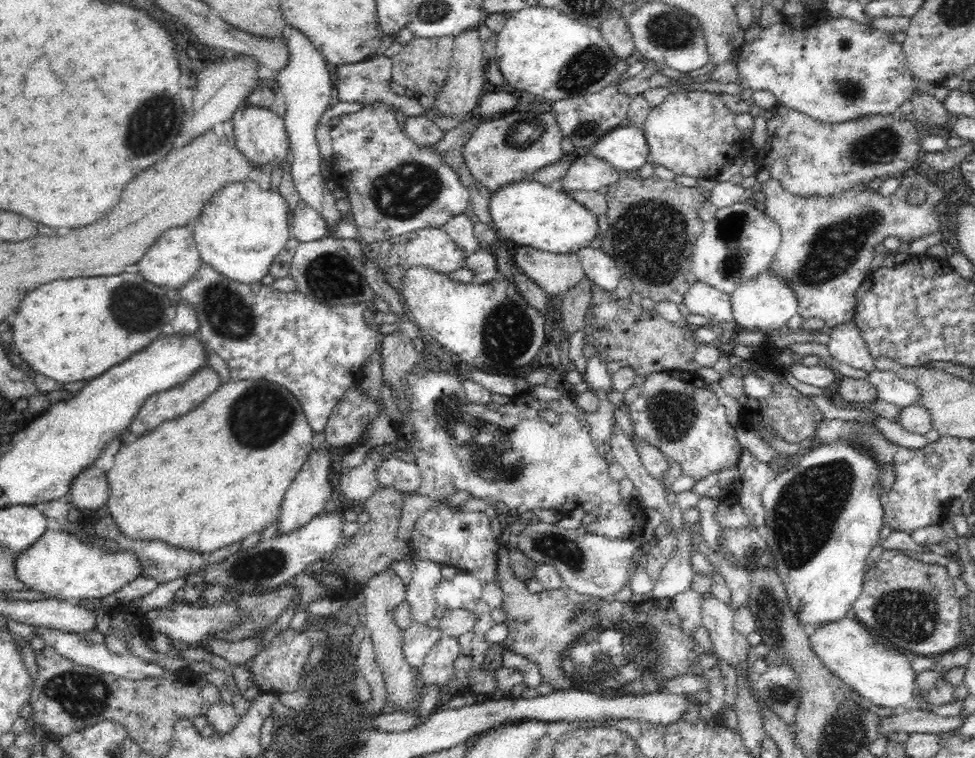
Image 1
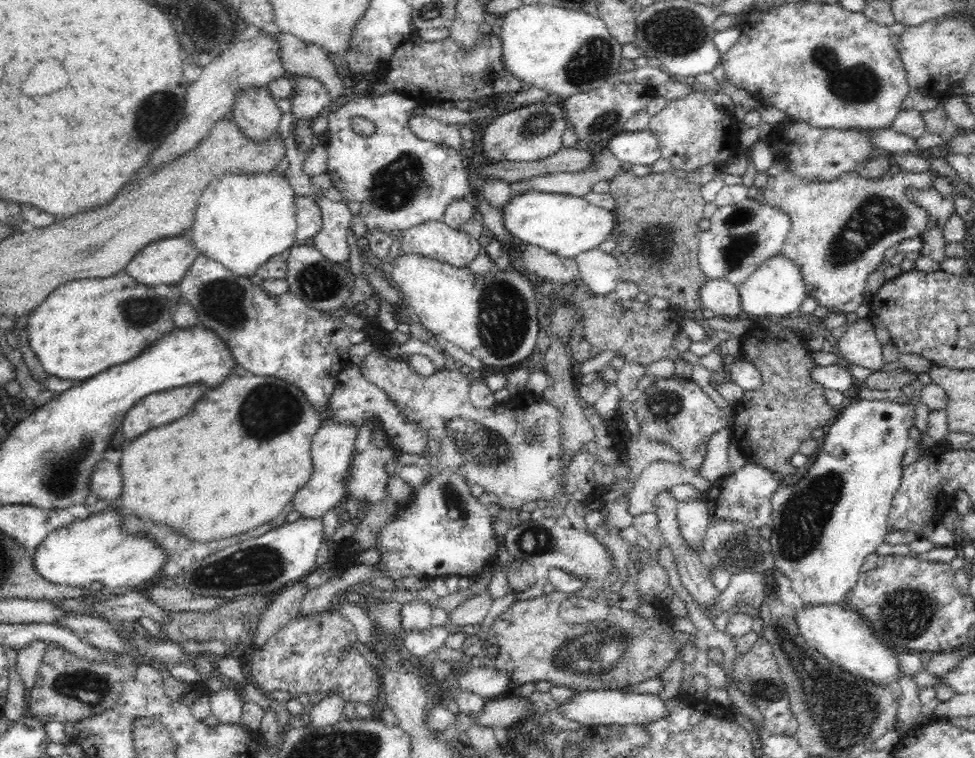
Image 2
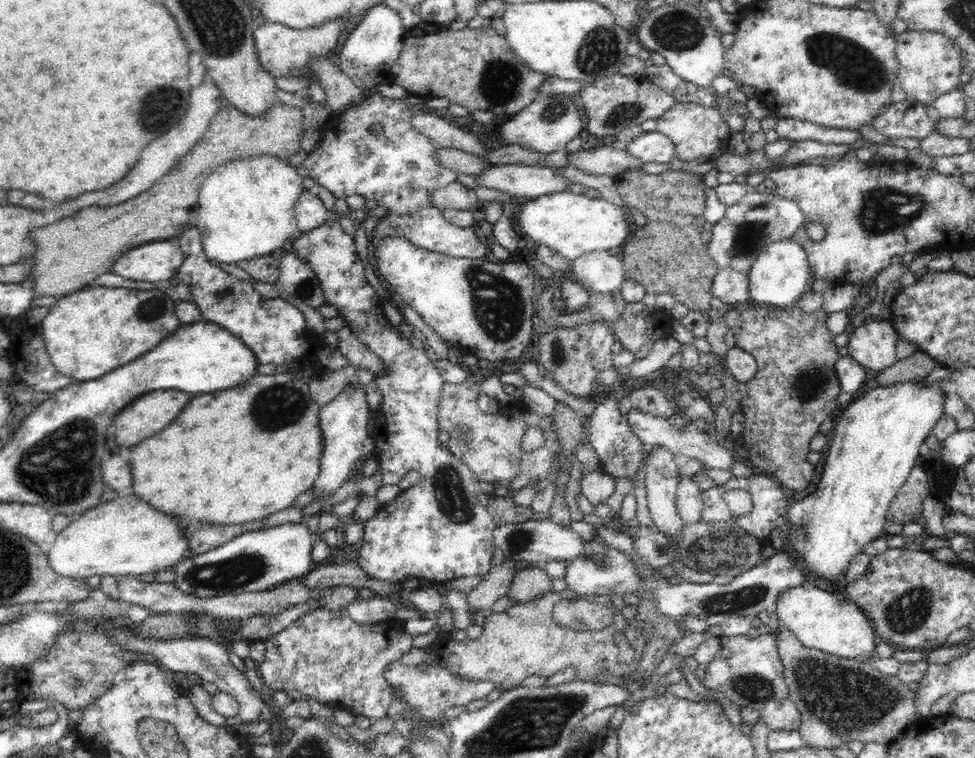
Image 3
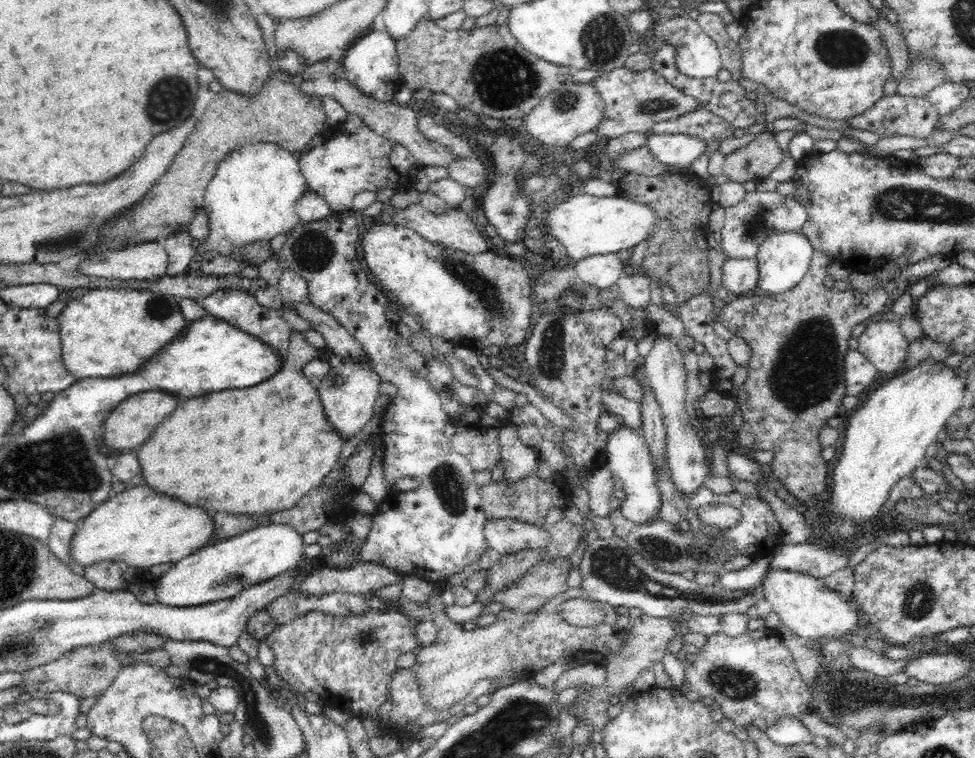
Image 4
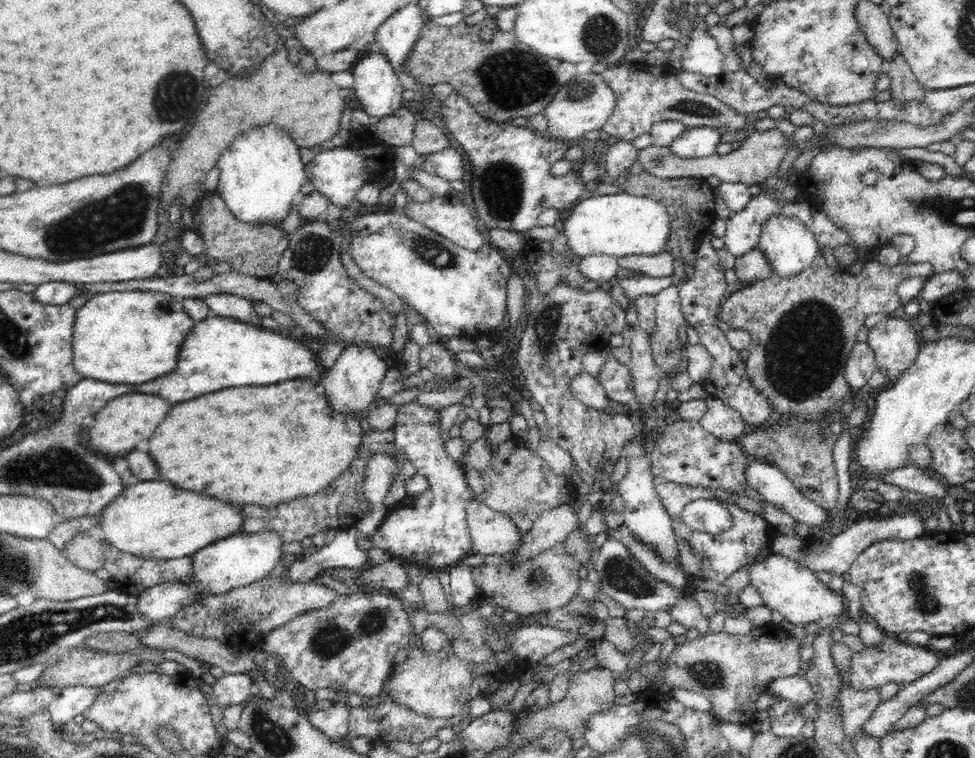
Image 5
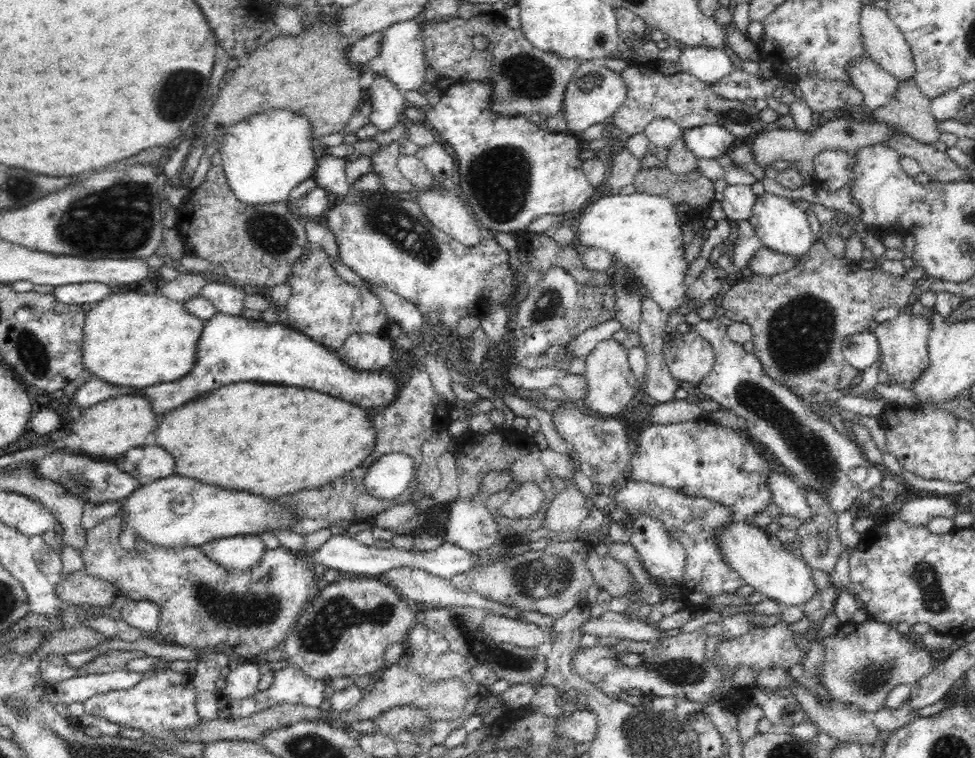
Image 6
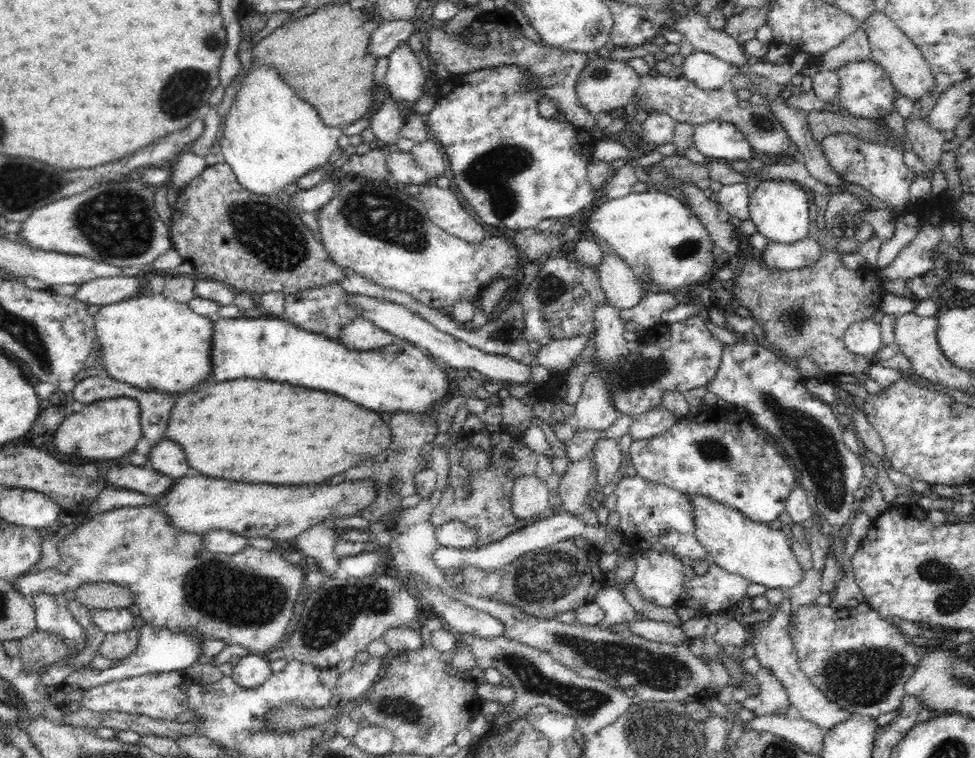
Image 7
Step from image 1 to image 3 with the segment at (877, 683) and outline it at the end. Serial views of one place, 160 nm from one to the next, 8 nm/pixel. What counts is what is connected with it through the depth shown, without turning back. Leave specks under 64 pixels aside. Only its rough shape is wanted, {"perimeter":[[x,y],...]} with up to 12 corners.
{"perimeter":[[840,589],[780,592],[780,625],[806,648],[863,662],[868,618]]}

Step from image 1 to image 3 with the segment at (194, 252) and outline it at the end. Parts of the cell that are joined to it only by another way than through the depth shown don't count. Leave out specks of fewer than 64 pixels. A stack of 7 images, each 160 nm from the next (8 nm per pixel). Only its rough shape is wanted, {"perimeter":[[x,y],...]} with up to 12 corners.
{"perimeter":[[154,241],[130,249],[112,273],[160,283],[184,262],[179,245]]}

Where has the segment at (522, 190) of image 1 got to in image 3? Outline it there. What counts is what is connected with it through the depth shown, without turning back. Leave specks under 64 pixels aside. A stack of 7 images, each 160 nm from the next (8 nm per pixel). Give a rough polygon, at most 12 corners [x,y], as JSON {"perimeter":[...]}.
{"perimeter":[[571,191],[518,203],[516,224],[568,260],[622,246],[622,207]]}

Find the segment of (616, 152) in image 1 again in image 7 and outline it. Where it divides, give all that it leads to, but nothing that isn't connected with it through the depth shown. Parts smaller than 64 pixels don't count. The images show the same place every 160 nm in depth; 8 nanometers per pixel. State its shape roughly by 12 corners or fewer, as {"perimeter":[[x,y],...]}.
{"perimeter":[[719,120],[695,125],[693,146],[711,160],[752,158],[744,133]]}

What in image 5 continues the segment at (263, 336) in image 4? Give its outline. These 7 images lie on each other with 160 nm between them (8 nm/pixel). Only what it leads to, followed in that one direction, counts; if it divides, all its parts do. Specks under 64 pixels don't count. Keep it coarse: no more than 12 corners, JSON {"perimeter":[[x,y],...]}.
{"perimeter":[[228,293],[203,298],[212,316],[262,326],[252,301]]}

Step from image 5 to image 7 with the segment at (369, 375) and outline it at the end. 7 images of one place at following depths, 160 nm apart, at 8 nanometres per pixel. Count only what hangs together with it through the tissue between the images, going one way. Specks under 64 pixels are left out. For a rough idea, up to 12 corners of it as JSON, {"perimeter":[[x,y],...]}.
{"perimeter":[[362,317],[346,324],[338,340],[354,352],[384,348],[393,334]]}

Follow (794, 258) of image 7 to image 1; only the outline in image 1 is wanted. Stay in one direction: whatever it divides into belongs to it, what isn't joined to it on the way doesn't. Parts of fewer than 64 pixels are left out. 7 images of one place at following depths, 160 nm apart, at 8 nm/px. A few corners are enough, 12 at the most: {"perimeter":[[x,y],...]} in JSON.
{"perimeter":[[696,282],[684,293],[691,314],[733,320],[731,295]]}

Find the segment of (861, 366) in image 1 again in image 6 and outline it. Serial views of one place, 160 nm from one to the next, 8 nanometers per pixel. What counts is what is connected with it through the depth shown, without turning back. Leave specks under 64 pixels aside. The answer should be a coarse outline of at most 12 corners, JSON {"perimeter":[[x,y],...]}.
{"perimeter":[[927,314],[877,326],[880,368],[894,383],[930,364]]}

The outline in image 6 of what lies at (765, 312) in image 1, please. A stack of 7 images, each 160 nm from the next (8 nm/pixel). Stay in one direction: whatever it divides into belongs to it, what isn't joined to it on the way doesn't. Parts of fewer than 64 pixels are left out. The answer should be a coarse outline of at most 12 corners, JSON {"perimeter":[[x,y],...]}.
{"perimeter":[[765,192],[748,220],[765,247],[799,261],[817,239],[805,204]]}

